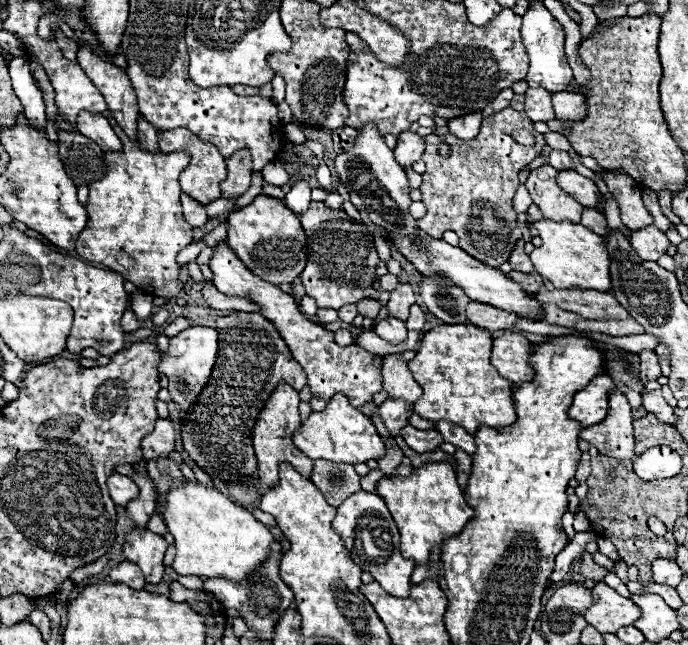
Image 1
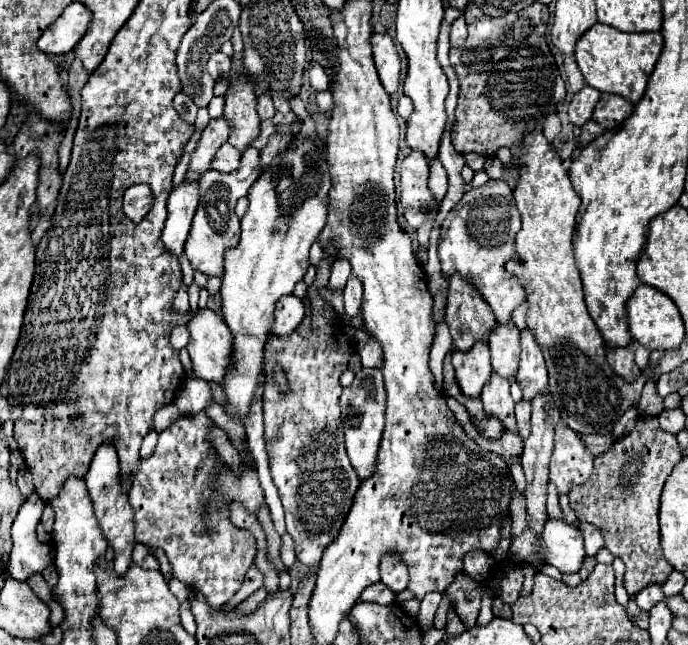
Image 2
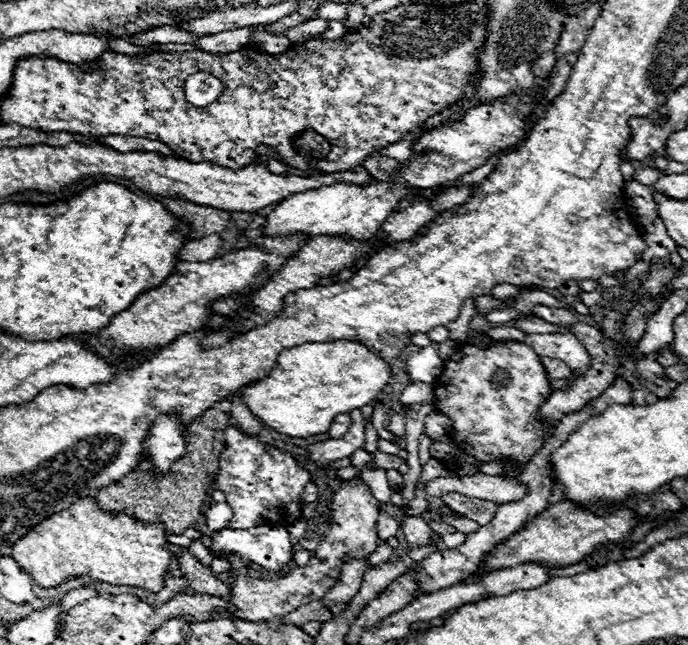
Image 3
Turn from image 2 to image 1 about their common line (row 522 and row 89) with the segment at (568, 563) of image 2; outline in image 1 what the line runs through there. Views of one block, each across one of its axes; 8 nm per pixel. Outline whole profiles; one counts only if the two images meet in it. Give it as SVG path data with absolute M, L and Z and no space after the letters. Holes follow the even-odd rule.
M530 2L528 12L524 14L522 22L522 42L530 56L530 70L526 76L526 82L530 88L544 88L548 92L566 92L572 82L572 70L564 56L564 30L562 26L552 18L552 14L546 10L542 2Z

